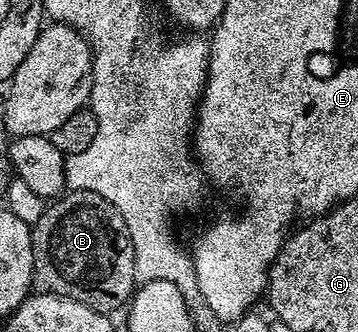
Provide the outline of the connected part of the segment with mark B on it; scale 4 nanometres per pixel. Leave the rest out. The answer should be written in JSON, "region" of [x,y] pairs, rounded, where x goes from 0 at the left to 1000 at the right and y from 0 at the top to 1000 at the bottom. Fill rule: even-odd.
{"region":[[[218,572],[168,587],[145,614],[109,666],[95,666],[87,693],[106,816],[165,828],[201,867],[190,870],[209,901],[235,904],[279,940],[310,946],[318,928],[341,931],[383,864],[383,834],[372,729],[338,633],[282,584]]]}

